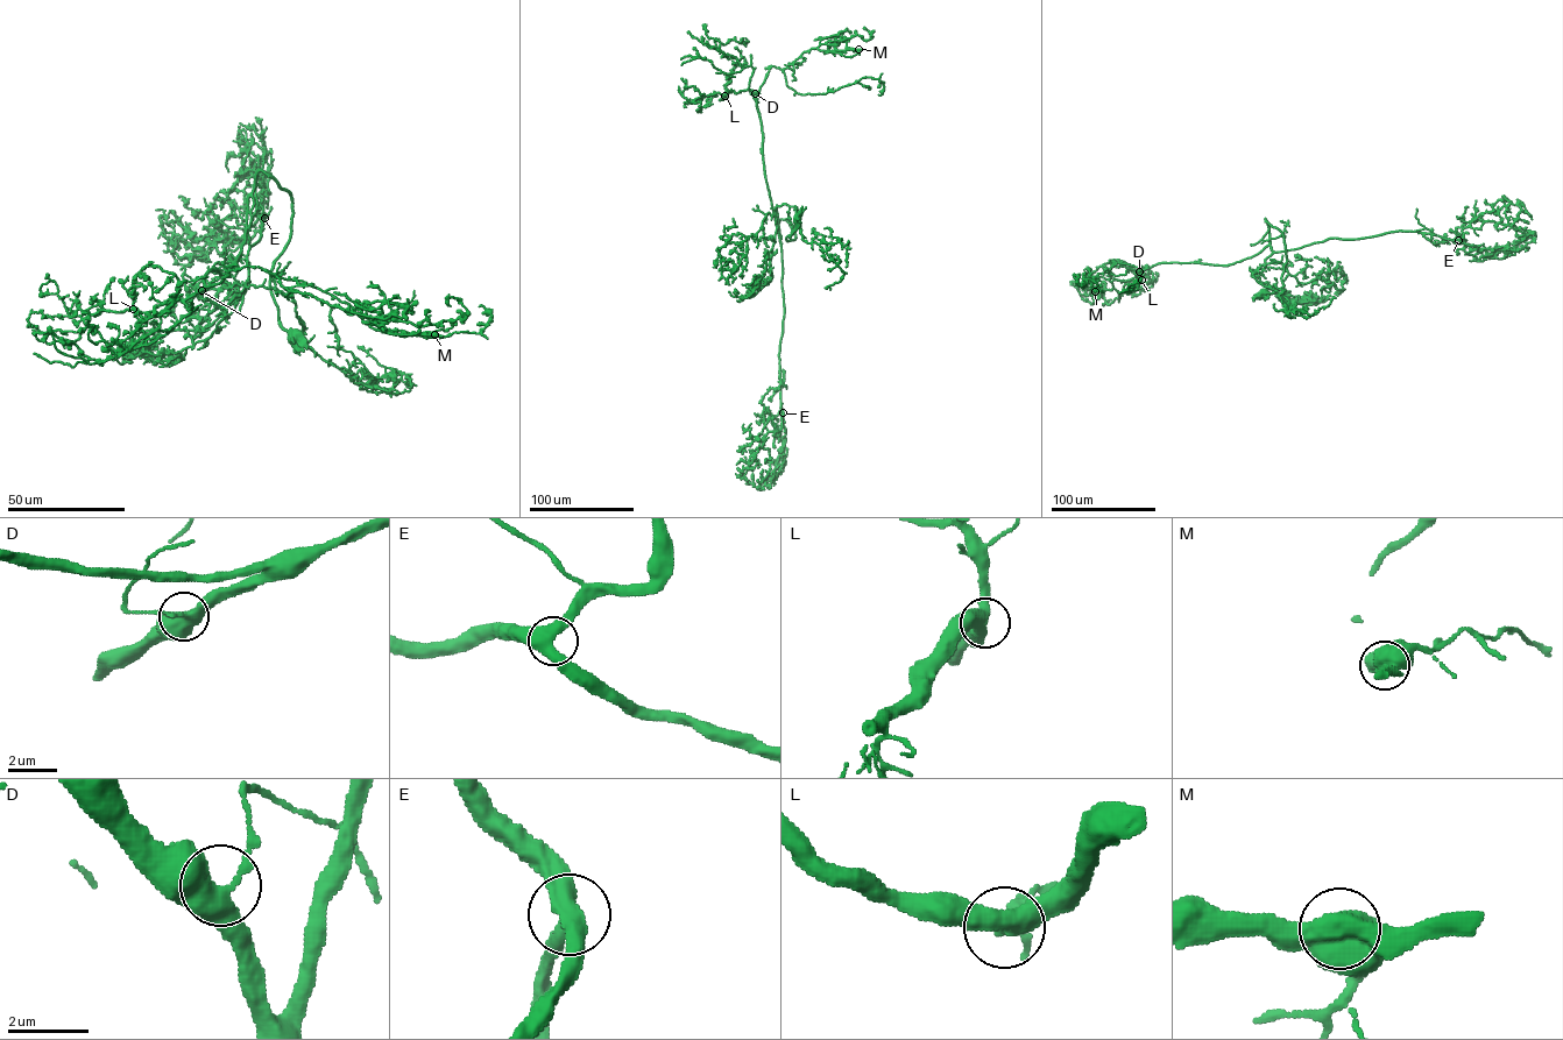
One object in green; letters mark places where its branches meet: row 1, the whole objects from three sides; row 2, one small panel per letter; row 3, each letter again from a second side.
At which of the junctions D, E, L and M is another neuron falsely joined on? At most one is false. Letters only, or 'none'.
M

